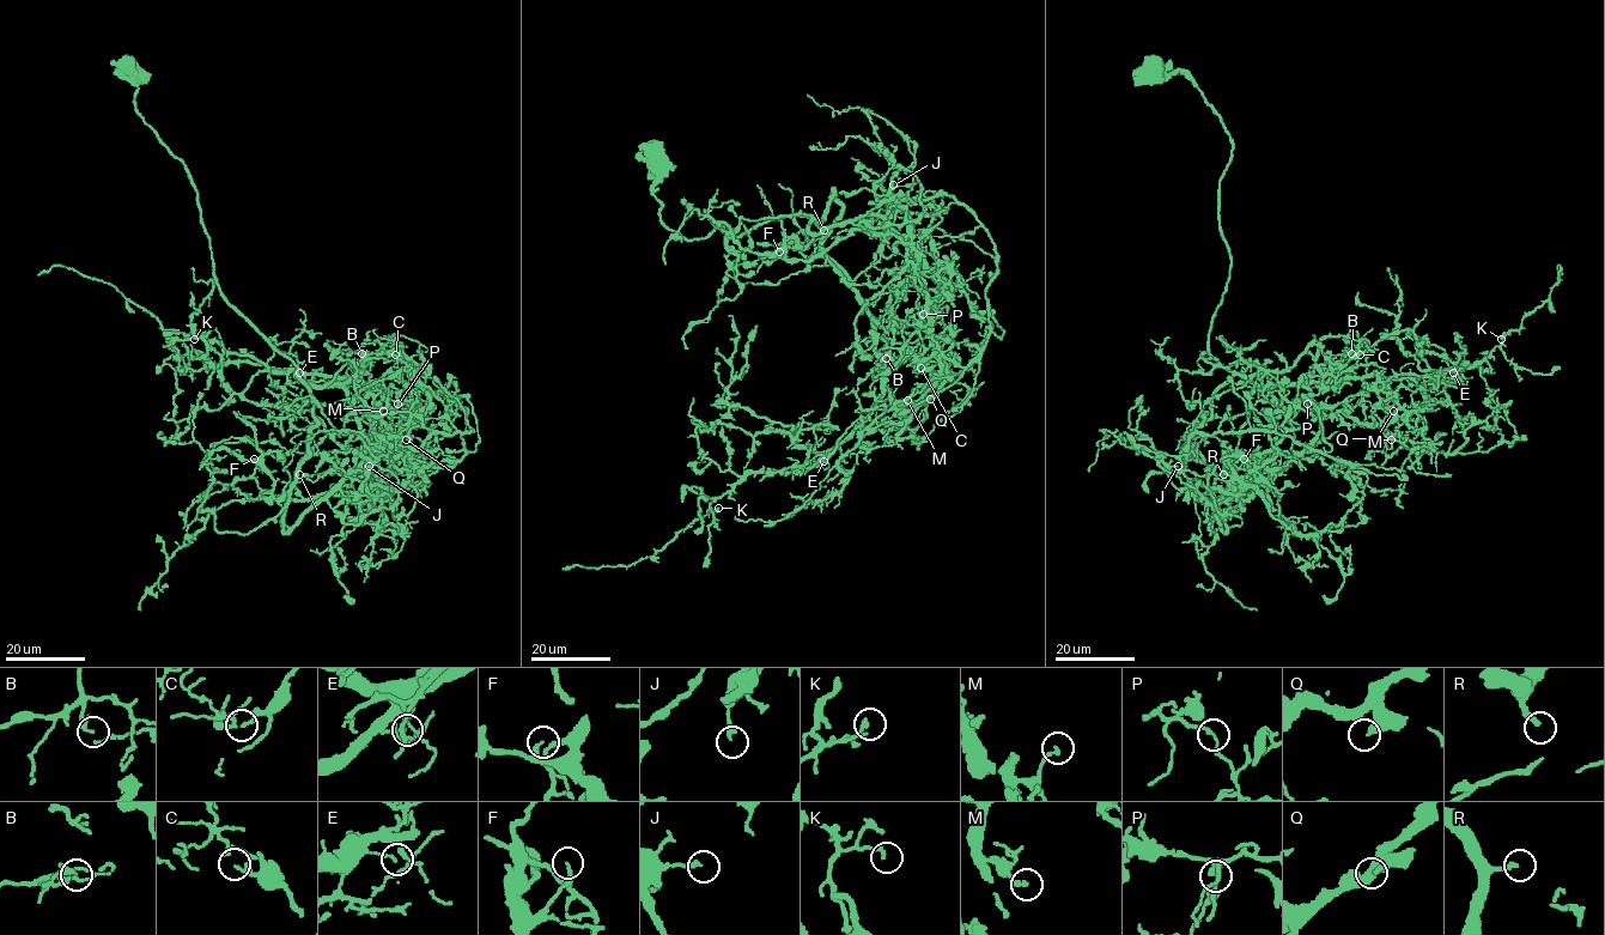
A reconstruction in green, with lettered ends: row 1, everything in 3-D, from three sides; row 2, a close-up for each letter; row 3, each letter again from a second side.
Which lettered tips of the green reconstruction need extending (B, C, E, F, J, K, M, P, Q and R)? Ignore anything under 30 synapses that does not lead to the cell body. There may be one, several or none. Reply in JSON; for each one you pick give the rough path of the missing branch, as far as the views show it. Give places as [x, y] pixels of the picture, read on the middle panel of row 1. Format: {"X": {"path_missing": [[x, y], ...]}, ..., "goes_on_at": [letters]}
{"R": {"path_missing": [[824, 230], [830, 237], [808, 247], [777, 280], [770, 283], [751, 279], [753, 302]]}, "goes_on_at": ["R"]}

